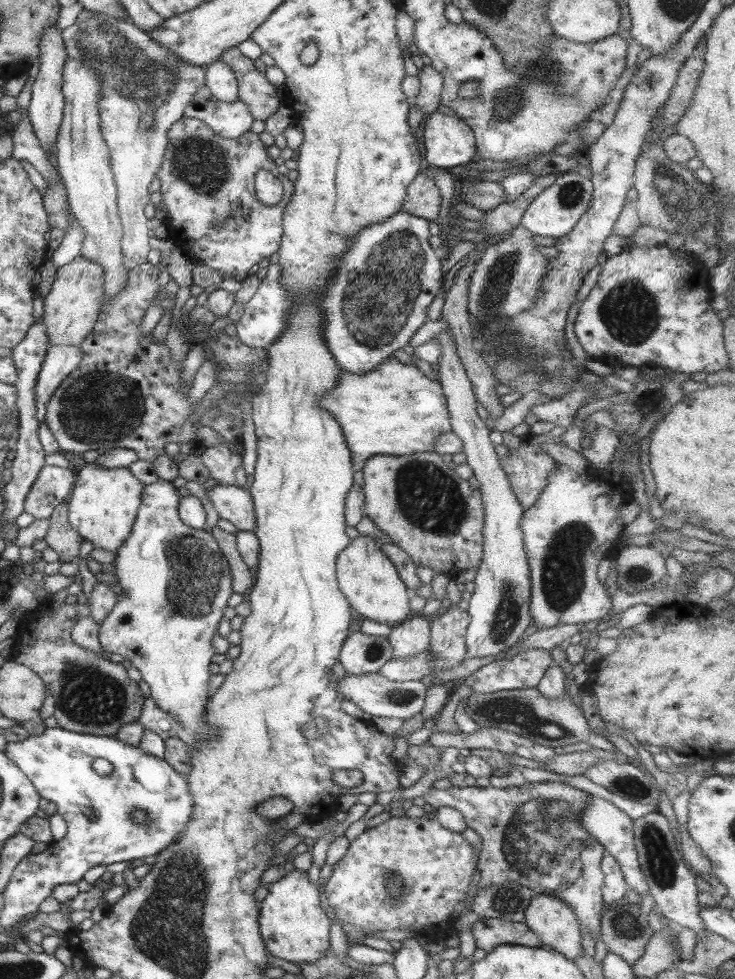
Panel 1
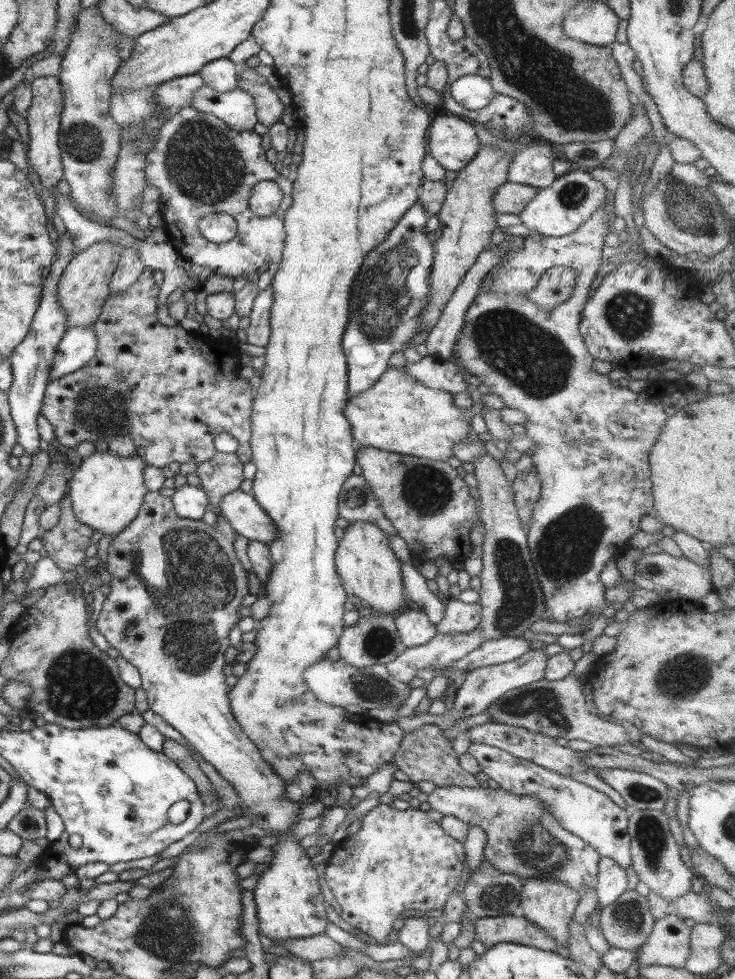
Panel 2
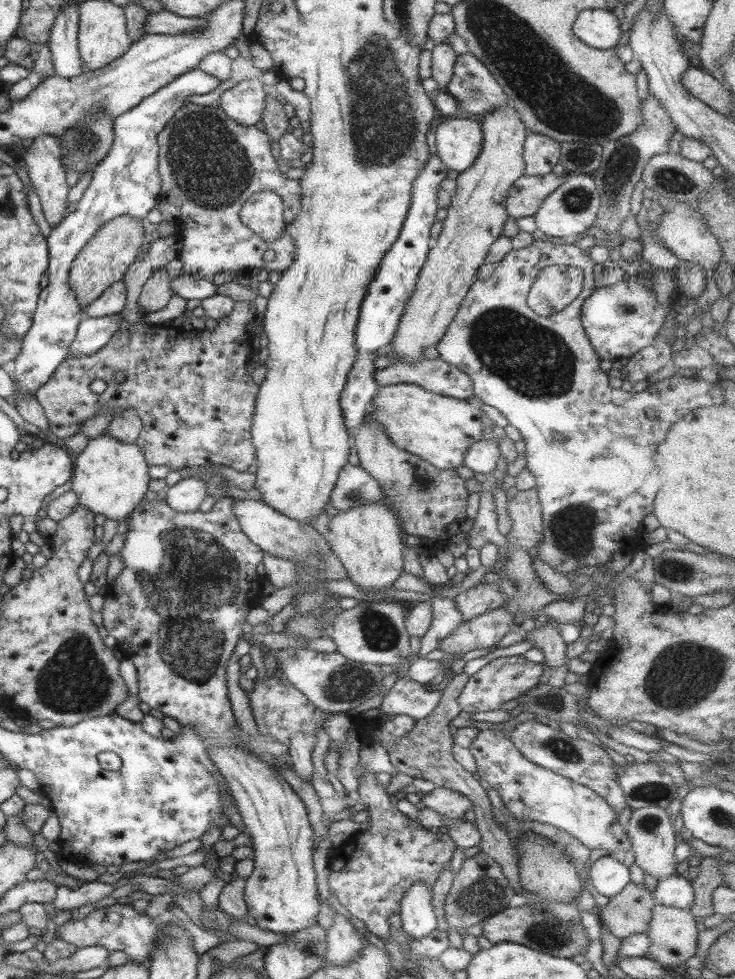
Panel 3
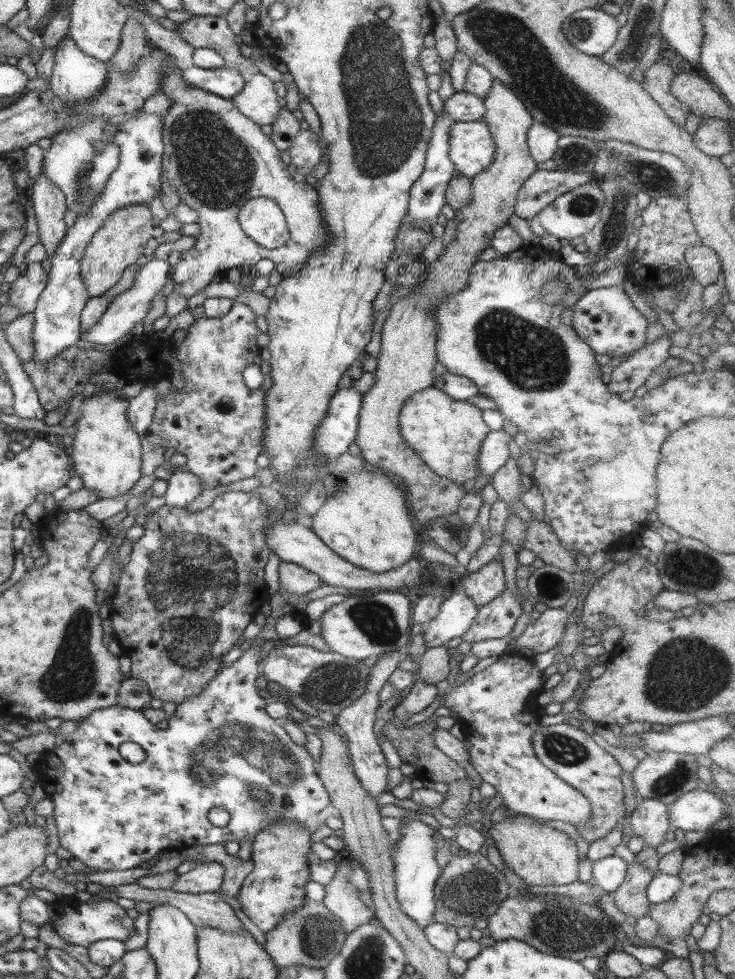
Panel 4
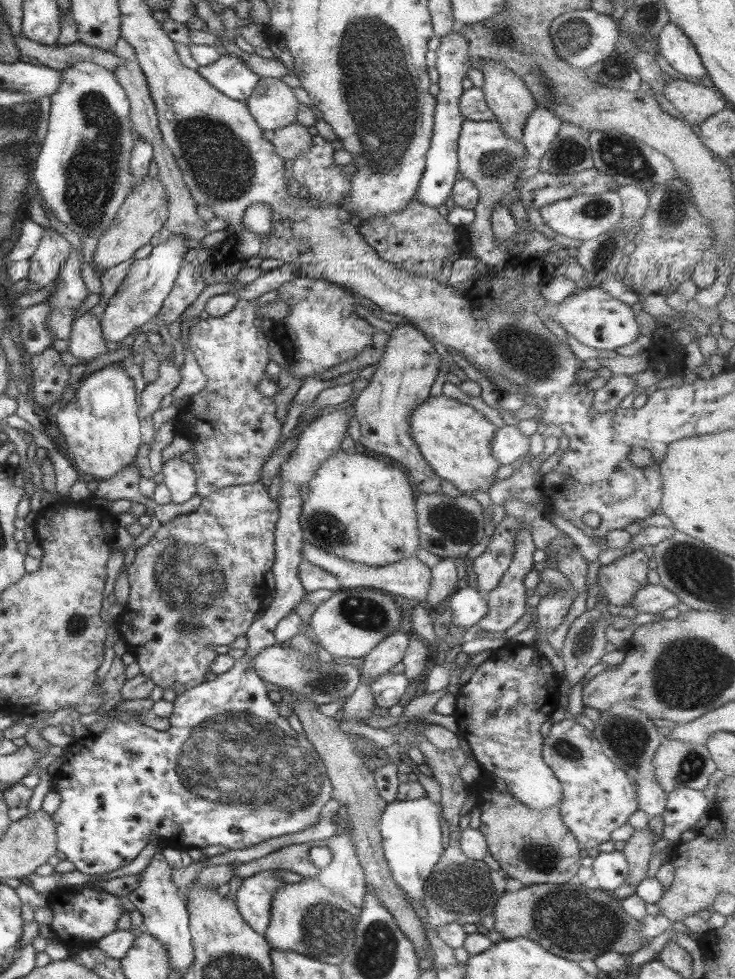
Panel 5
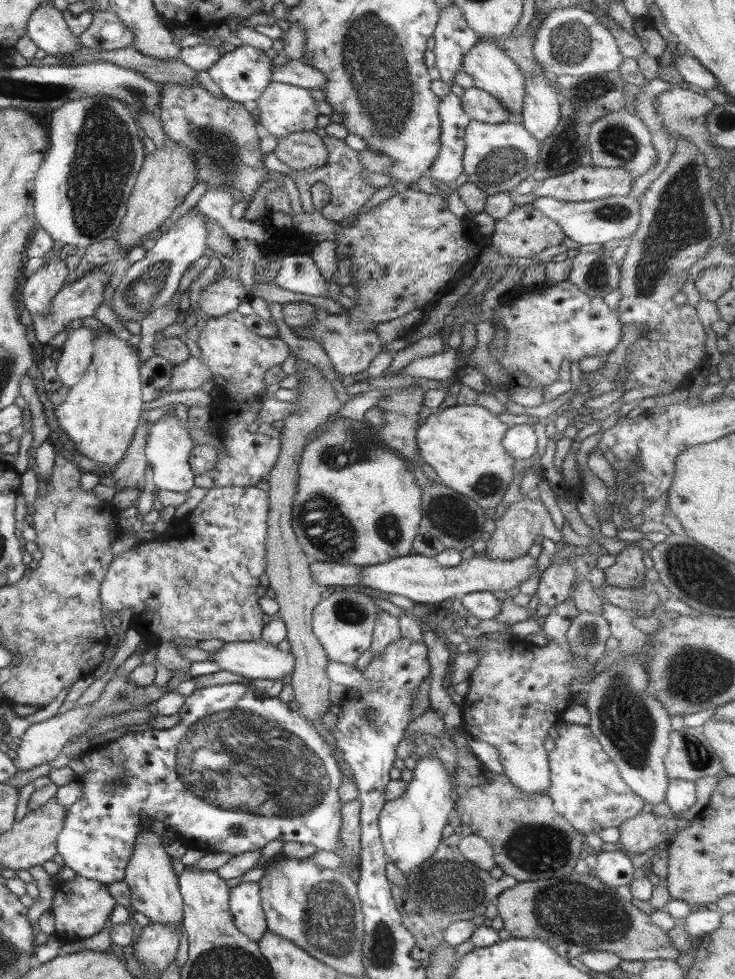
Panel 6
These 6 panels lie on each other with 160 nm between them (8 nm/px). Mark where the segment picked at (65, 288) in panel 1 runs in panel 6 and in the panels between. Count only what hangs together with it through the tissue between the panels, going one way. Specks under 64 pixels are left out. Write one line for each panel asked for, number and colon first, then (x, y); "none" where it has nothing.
2: (83, 289)
3: (105, 258)
4: (119, 241)
5: (142, 214)
6: (166, 176)

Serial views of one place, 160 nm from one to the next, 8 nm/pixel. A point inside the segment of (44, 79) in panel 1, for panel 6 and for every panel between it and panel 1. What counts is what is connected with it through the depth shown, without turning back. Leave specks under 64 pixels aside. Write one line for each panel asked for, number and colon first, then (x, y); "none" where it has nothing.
2: (42, 117)
3: (42, 159)
4: (48, 203)
5: (45, 263)
6: (38, 289)

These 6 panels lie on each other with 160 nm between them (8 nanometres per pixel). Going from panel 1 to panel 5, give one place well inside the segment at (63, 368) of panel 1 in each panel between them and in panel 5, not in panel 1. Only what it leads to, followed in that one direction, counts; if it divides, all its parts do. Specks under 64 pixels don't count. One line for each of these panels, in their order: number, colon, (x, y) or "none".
2: (77, 346)
3: (92, 333)
4: (126, 310)
5: (141, 293)

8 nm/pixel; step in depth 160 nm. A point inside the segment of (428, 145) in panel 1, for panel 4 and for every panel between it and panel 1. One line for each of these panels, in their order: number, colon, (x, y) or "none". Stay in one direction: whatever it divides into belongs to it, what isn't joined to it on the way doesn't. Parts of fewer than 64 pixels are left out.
2: (453, 143)
3: (459, 140)
4: (472, 149)

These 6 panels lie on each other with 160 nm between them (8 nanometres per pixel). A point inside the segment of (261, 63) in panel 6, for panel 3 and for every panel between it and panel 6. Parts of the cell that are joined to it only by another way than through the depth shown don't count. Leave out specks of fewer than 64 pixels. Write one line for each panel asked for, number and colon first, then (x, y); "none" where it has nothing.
3: (125, 182)
4: (225, 82)
5: (229, 75)

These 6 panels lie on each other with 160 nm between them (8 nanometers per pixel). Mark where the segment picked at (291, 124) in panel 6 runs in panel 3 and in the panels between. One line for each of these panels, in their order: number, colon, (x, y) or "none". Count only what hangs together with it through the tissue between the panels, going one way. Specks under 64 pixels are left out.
3: (244, 102)
4: (256, 100)
5: (272, 105)

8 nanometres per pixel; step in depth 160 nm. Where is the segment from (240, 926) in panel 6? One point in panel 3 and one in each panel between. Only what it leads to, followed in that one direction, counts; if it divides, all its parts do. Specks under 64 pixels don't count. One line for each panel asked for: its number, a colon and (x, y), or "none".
3: (175, 610)
4: (275, 885)
5: (253, 897)

